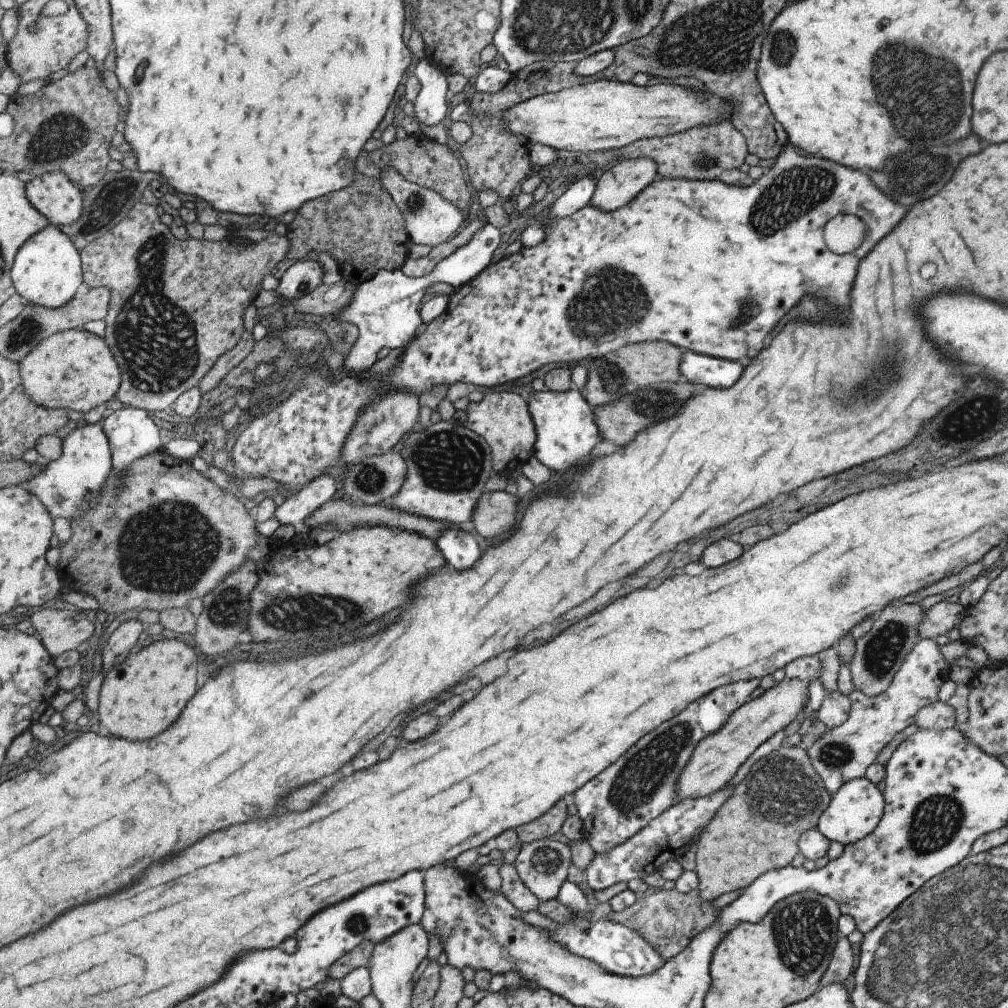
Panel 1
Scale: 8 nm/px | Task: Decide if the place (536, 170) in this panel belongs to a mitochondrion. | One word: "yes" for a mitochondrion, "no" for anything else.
no

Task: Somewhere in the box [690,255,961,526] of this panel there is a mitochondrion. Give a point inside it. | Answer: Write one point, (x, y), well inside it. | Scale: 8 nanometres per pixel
(894, 370)

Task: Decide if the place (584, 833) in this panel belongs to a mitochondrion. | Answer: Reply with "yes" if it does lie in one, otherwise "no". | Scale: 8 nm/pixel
no

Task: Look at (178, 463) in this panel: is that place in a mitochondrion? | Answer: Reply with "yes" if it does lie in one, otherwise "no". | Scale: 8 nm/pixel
no

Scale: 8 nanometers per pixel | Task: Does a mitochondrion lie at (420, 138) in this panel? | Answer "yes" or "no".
no

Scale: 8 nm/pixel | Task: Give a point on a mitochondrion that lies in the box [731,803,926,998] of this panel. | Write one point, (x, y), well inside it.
(802, 929)

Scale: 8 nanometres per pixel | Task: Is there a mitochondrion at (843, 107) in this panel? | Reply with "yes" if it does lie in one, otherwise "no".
no

